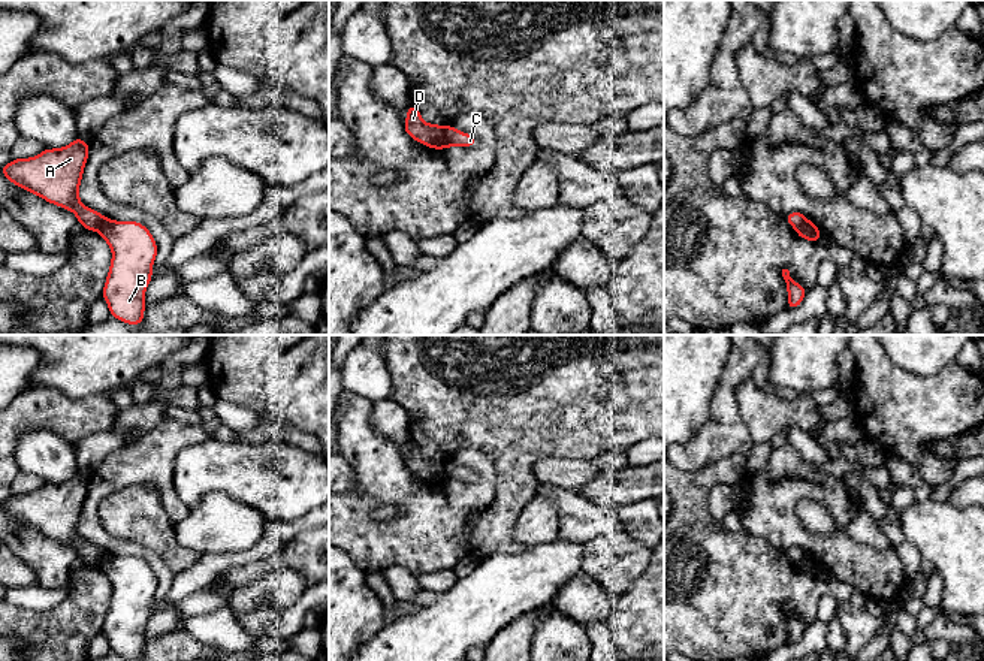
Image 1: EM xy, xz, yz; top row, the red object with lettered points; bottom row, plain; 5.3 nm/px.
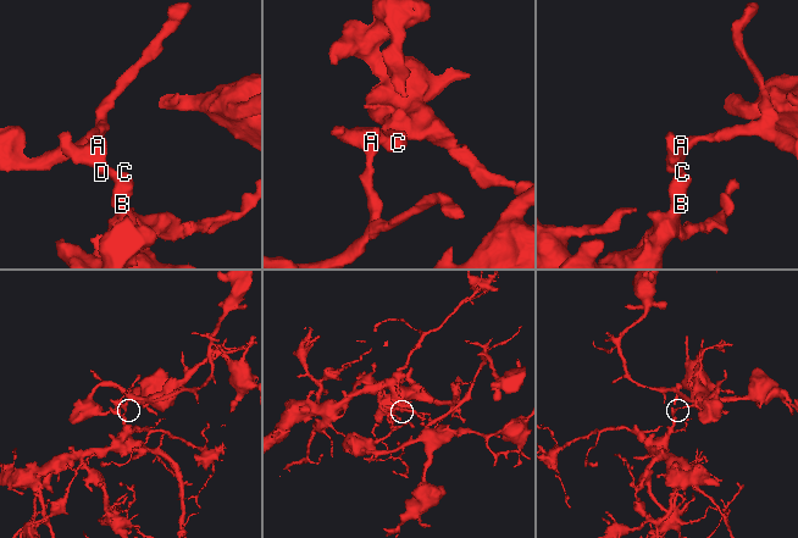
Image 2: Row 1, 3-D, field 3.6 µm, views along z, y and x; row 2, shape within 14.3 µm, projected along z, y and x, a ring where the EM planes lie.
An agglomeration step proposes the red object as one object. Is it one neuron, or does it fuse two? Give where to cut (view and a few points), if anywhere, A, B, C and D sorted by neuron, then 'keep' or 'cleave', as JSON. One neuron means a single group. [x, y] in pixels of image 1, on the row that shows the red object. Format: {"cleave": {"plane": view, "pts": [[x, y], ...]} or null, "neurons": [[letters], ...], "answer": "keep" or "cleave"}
{"cleave": {"plane": "xz", "pts": [[446, 127], [431, 147]]}, "neurons": [["A", "D"], ["B", "C"]], "answer": "cleave"}

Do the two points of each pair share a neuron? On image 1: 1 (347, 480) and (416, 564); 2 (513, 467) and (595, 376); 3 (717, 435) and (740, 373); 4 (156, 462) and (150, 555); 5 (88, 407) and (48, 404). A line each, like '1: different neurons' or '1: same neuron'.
1: different neurons
2: same neuron
3: same neuron
4: same neuron
5: same neuron

